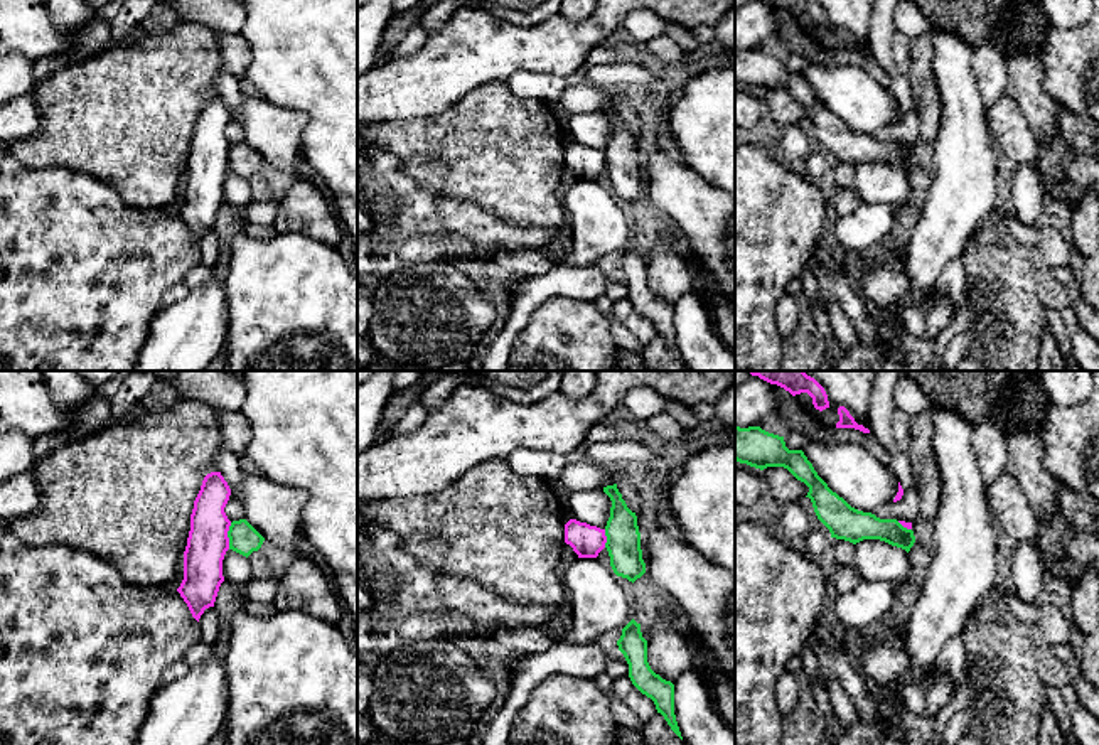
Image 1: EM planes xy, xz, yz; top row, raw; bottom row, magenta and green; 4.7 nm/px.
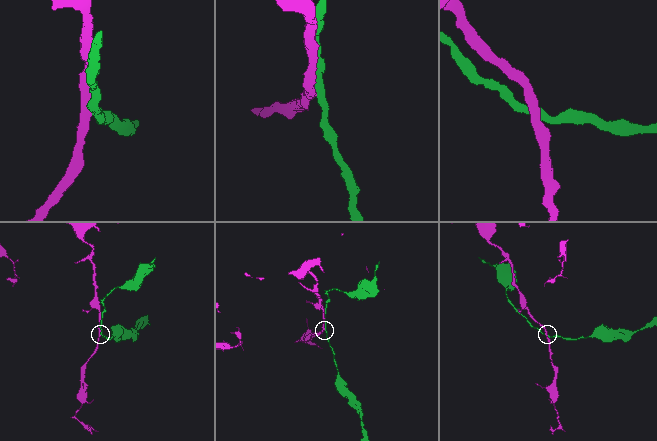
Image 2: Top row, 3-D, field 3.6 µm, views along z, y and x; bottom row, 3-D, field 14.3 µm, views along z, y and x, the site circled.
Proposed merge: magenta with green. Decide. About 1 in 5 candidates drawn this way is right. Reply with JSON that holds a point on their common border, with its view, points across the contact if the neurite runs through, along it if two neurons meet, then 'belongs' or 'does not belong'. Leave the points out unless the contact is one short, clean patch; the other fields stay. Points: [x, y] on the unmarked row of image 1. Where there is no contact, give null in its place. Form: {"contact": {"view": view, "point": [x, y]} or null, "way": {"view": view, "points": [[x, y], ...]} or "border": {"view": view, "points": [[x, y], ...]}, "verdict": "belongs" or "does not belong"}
{"contact": {"view": "xy", "point": [226, 159]}, "border": {"view": "xy", "points": [[231, 145], [228, 171]]}, "verdict": "does not belong"}

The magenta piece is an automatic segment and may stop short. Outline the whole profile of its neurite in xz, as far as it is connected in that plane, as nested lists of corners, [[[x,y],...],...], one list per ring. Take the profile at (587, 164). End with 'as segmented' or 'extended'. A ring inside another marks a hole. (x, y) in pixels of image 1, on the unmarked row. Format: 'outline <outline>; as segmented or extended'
outline [[[570,142],[565,147],[565,165],[573,170],[578,180],[597,180],[605,170],[605,152]]]; as segmented

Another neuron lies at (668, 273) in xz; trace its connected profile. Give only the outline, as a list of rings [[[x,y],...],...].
[[[669,228],[652,238],[654,256],[647,265],[647,285],[666,303],[674,303],[691,293],[693,278],[683,233]]]

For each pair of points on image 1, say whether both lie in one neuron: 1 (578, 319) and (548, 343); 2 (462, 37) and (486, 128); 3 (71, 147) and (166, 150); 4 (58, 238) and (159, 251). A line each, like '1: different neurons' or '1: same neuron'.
1: same neuron
2: different neurons
3: same neuron
4: same neuron

